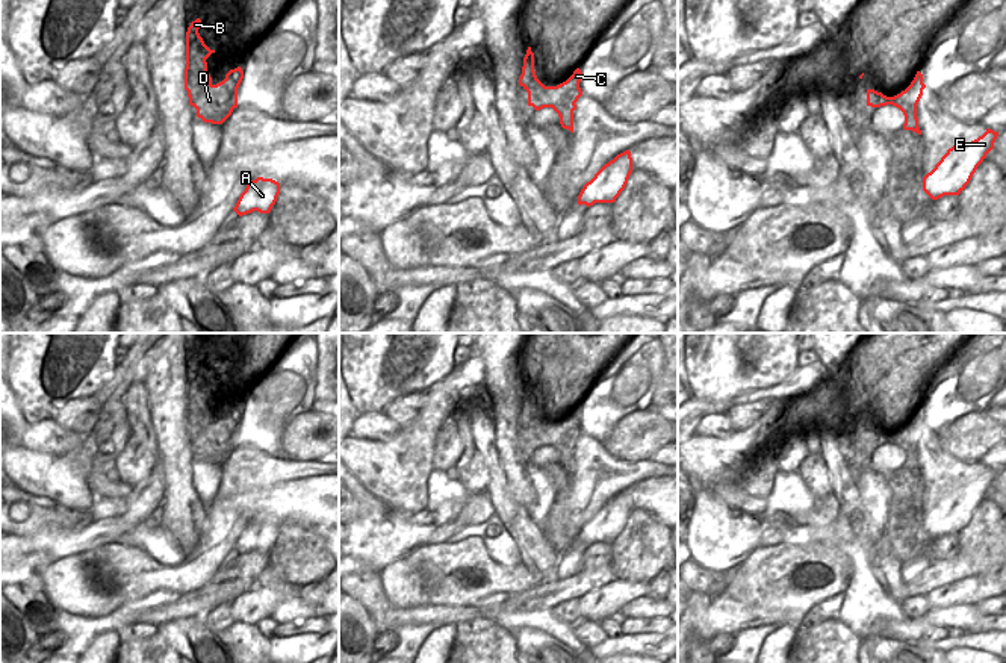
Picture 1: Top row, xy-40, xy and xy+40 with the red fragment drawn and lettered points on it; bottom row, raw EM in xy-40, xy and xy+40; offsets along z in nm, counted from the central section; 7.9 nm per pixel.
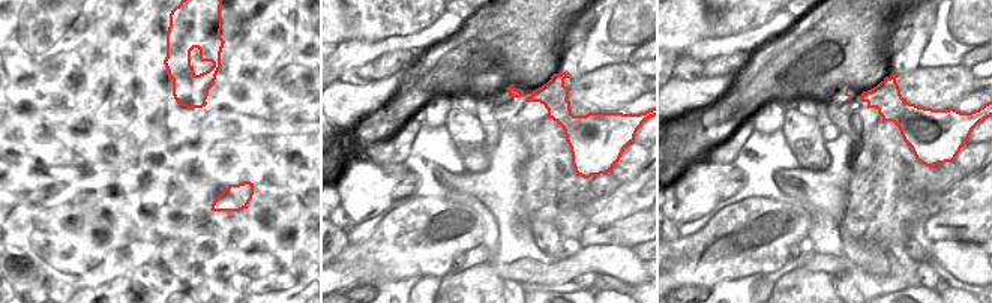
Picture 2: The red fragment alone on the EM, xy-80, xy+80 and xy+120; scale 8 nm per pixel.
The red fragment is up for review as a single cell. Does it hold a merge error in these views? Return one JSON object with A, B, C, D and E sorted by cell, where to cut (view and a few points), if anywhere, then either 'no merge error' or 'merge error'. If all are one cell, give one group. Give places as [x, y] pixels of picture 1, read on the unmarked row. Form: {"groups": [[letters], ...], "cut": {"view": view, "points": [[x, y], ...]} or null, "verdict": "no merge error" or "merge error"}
{"groups": [["A", "E"], ["B", "C", "D"]], "cut": {"view": "xy+40", "points": [[912, 442], [902, 444], [908, 451], [908, 460], [903, 465]]}, "verdict": "merge error"}

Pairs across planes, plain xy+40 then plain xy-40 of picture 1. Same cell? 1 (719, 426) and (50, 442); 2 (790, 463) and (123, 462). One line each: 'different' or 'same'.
1: same
2: different

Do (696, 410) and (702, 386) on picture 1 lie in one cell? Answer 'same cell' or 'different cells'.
different cells

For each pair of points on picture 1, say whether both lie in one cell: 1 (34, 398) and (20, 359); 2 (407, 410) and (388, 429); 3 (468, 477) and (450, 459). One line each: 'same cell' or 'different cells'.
1: same cell
2: different cells
3: different cells

